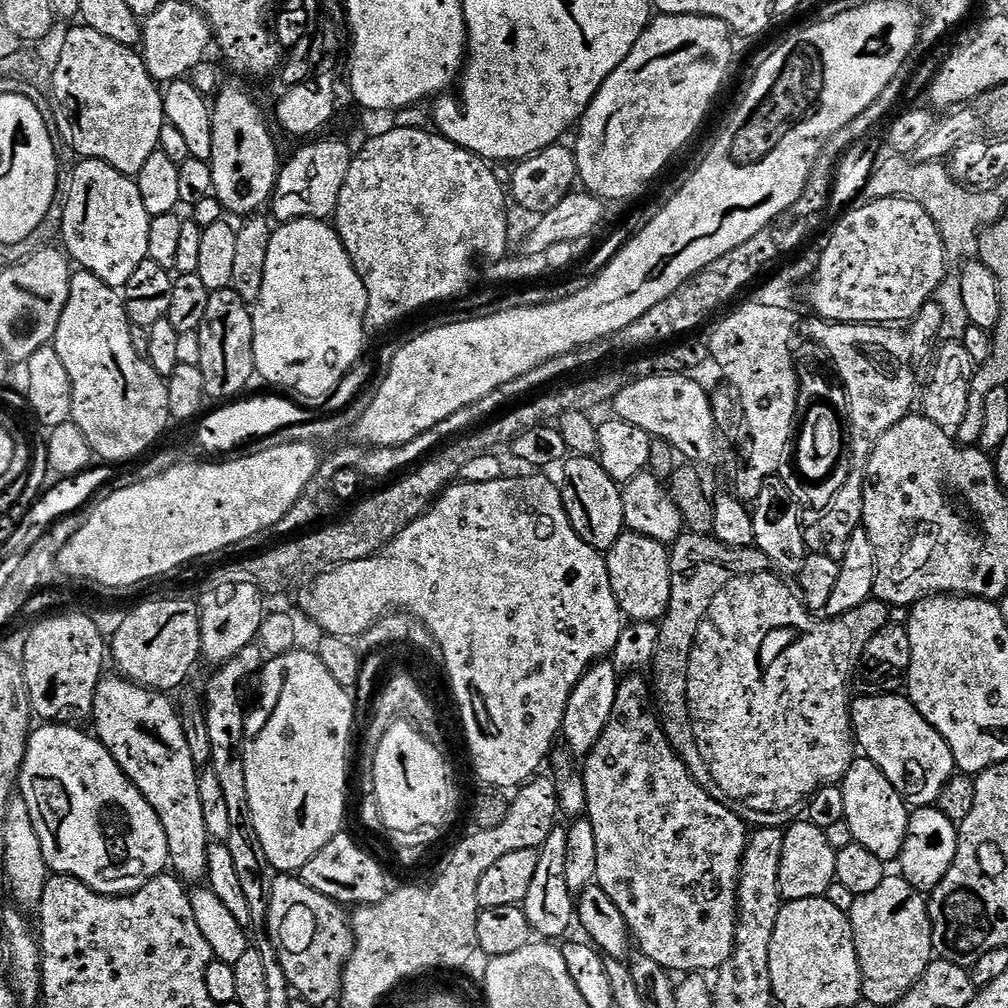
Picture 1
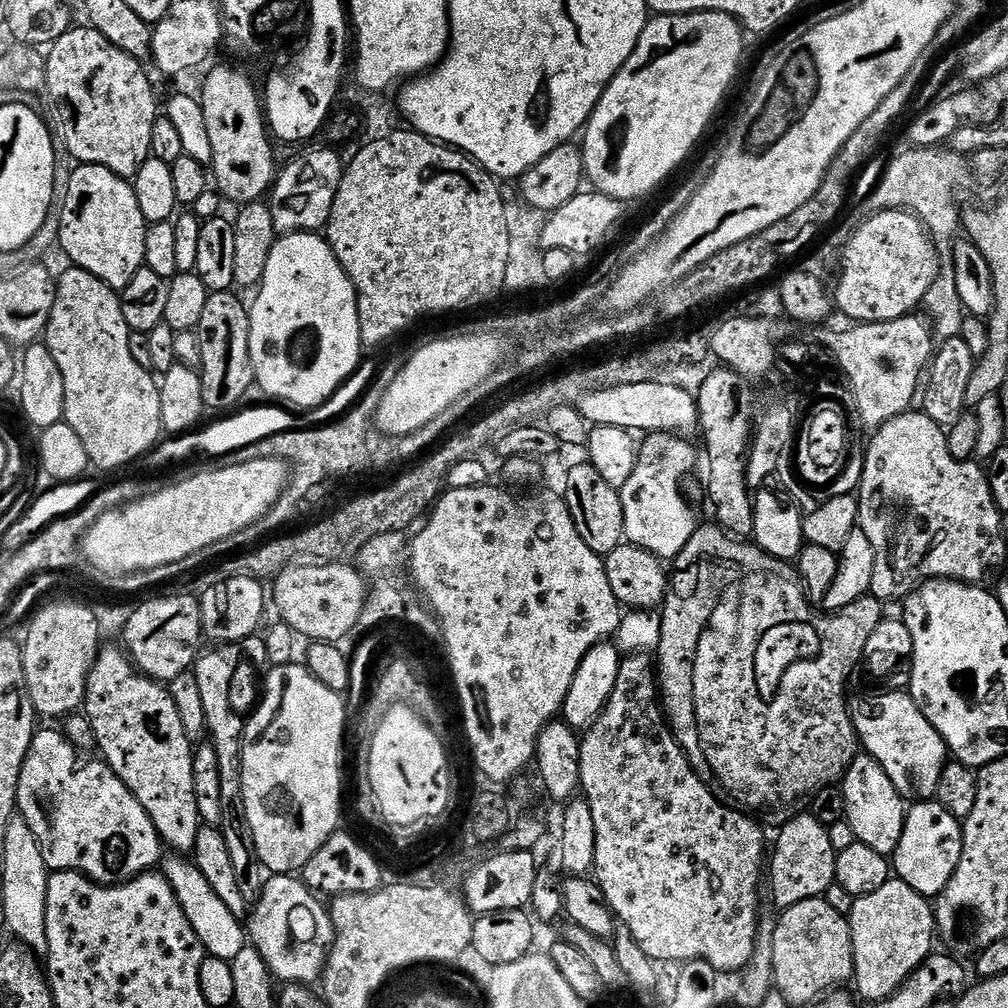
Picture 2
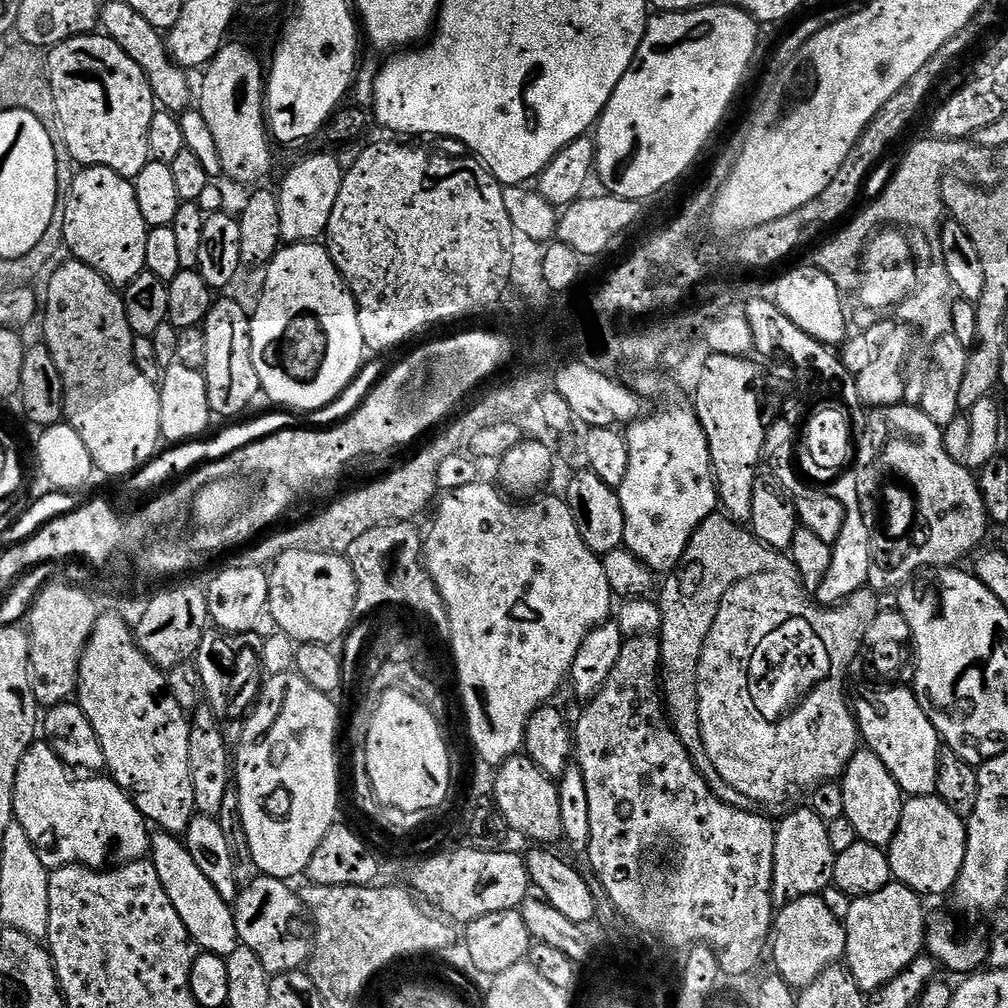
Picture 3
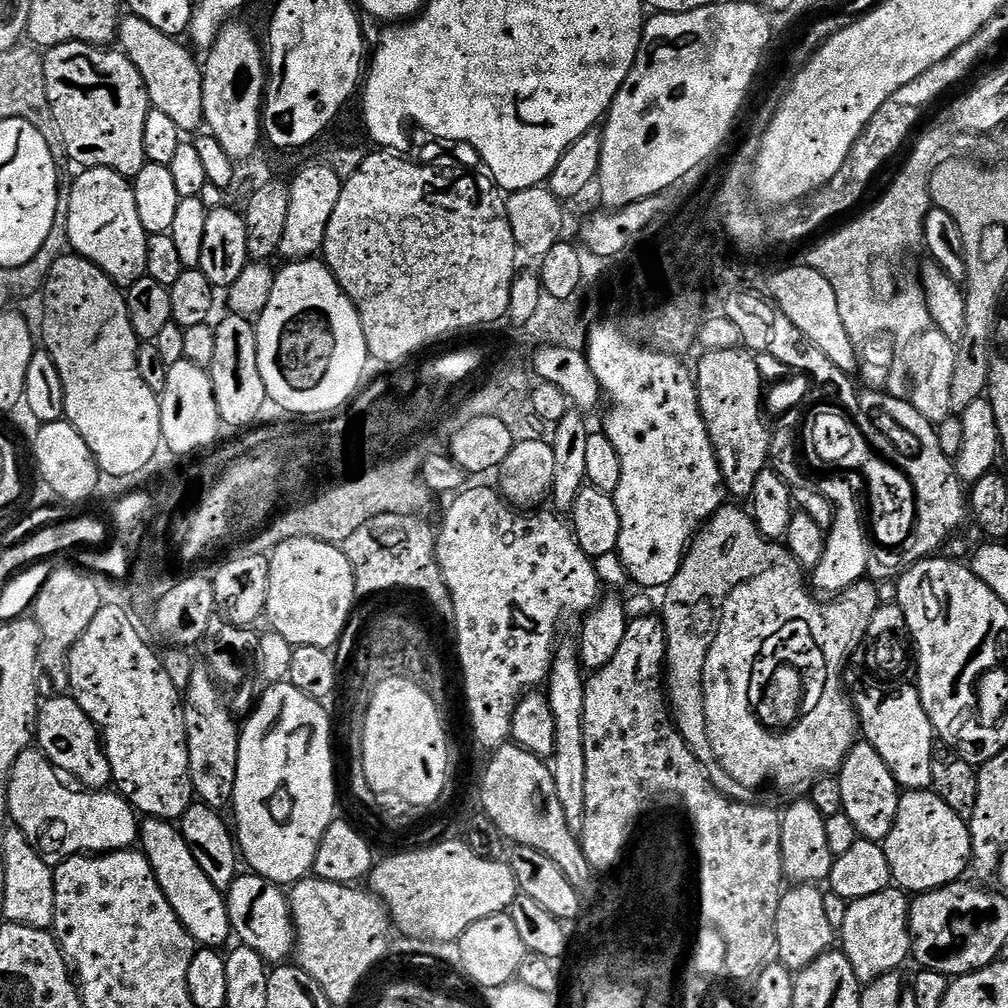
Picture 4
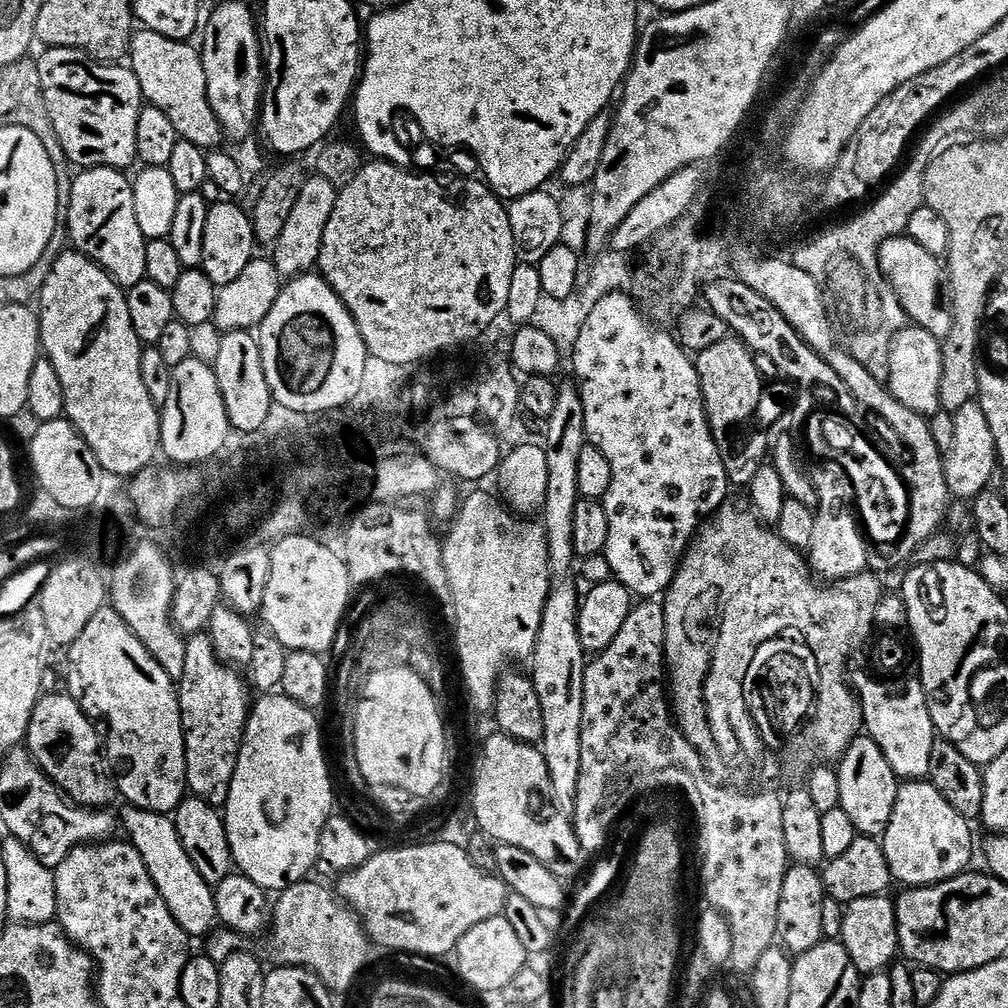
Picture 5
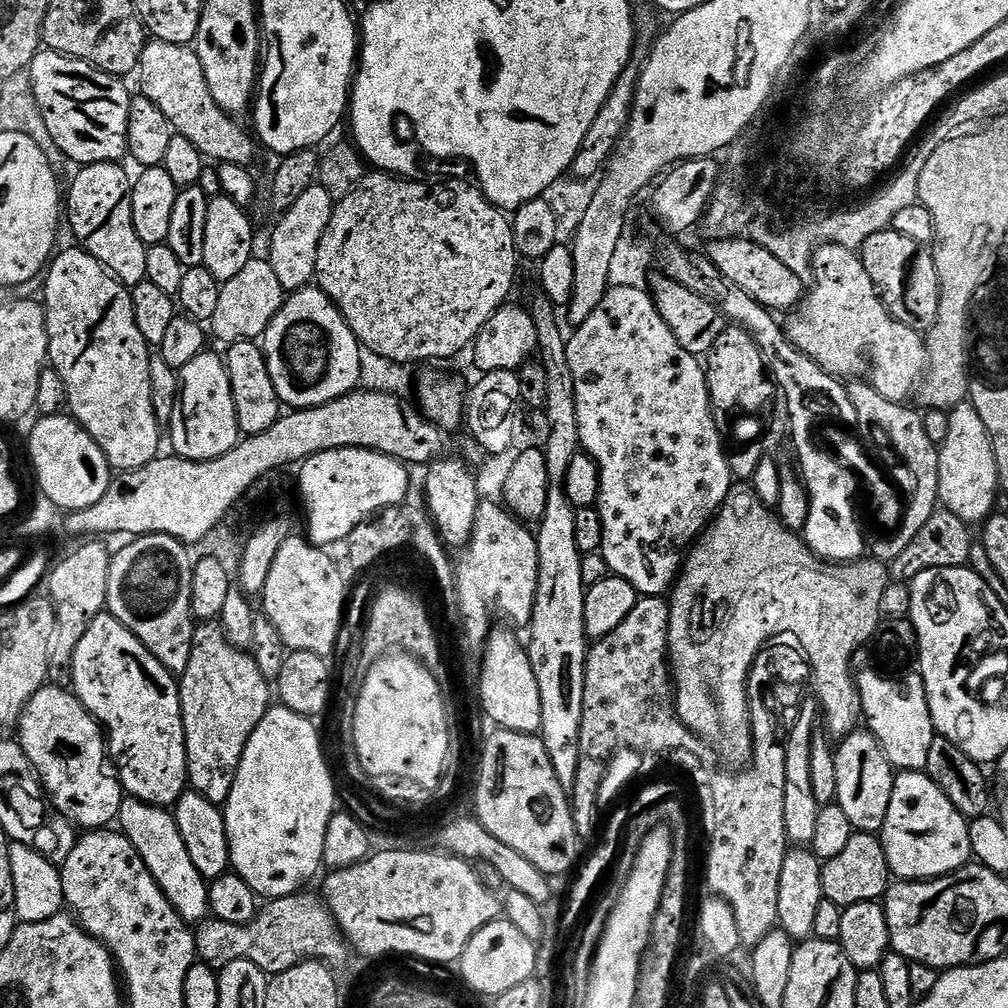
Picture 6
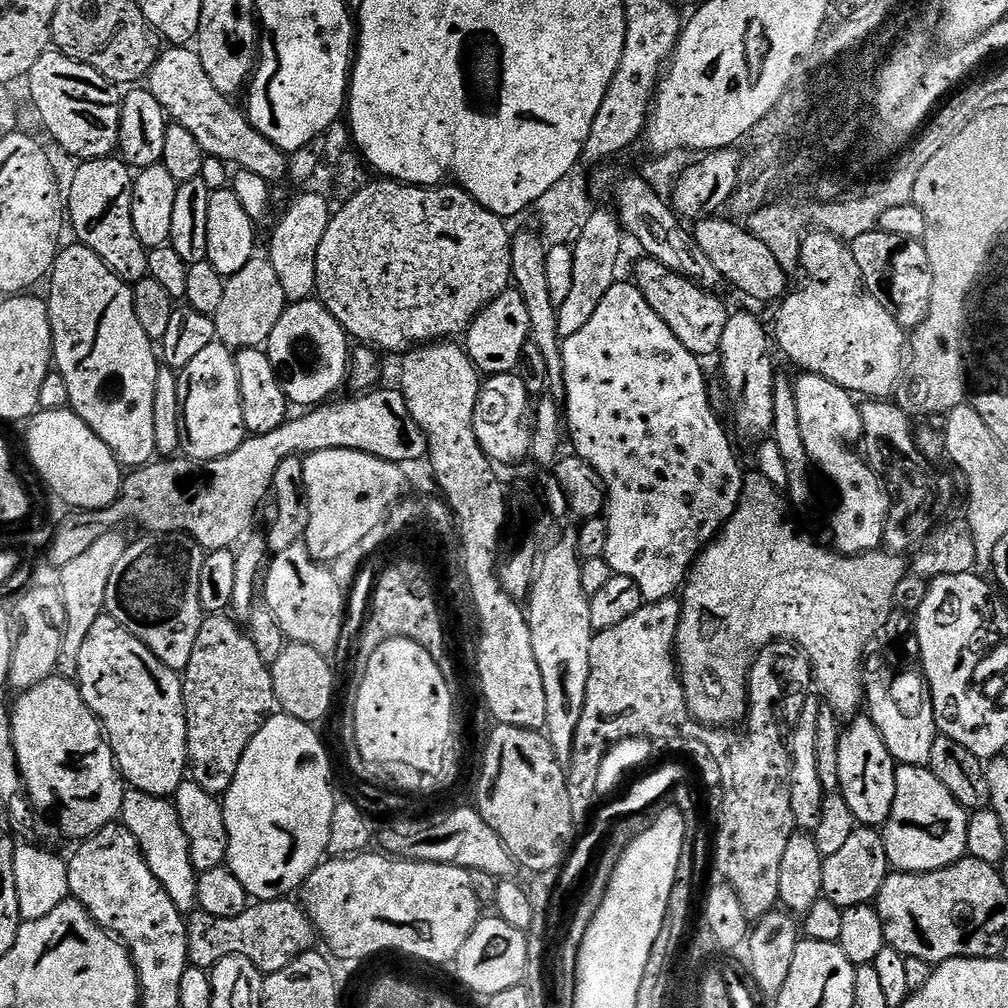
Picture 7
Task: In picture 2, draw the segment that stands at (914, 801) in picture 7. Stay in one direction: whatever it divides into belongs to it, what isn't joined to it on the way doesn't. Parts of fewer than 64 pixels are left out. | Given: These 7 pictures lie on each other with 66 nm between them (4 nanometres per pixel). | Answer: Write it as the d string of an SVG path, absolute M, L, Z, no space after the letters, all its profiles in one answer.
M935 799L916 802L907 809L902 838L890 864L895 875L906 882L906 886L918 890L918 894L935 898L942 890L946 890L946 882L950 882L958 866L958 858L962 858L963 845L964 830L961 821L956 820L950 810L946 810Z

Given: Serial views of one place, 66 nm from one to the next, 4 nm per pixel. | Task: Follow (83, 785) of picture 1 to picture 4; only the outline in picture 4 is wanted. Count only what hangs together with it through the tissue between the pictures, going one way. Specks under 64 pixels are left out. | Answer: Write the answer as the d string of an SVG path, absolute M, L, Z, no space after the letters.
M30 746L18 754L12 773L8 779L8 815L11 823L26 834L29 842L43 856L49 866L60 864L72 856L81 854L103 854L105 852L123 852L137 843L140 835L138 813L119 792L115 790L79 790L75 792L63 784L61 773L44 757L39 747Z

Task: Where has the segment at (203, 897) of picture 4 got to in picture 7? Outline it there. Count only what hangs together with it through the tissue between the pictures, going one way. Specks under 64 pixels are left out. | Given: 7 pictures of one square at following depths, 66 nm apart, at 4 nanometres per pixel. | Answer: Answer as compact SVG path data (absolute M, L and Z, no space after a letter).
M128 790L124 793L120 816L123 827L128 828L130 834L134 834L140 852L146 858L154 878L158 878L162 890L170 894L170 902L174 902L174 906L181 914L191 913L197 907L198 873L196 867L190 862L186 834L182 834L175 803L163 796L151 796L145 792Z

